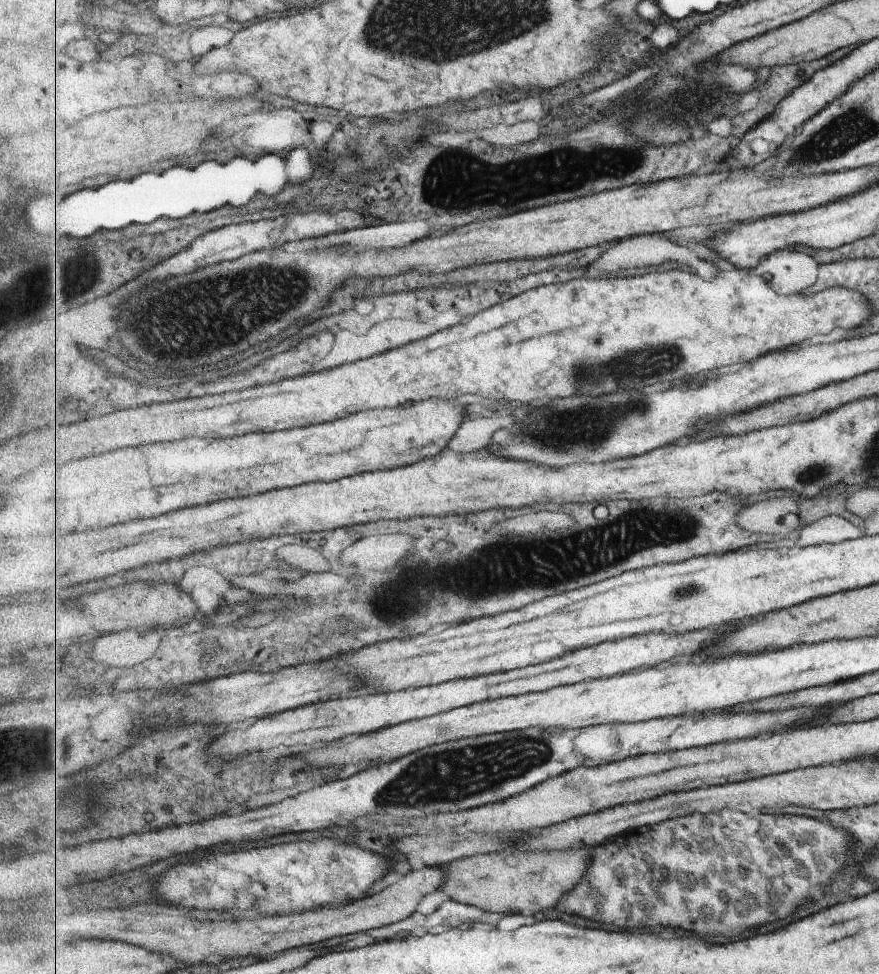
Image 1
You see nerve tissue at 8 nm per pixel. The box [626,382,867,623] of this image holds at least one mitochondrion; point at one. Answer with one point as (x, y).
(688, 590)

